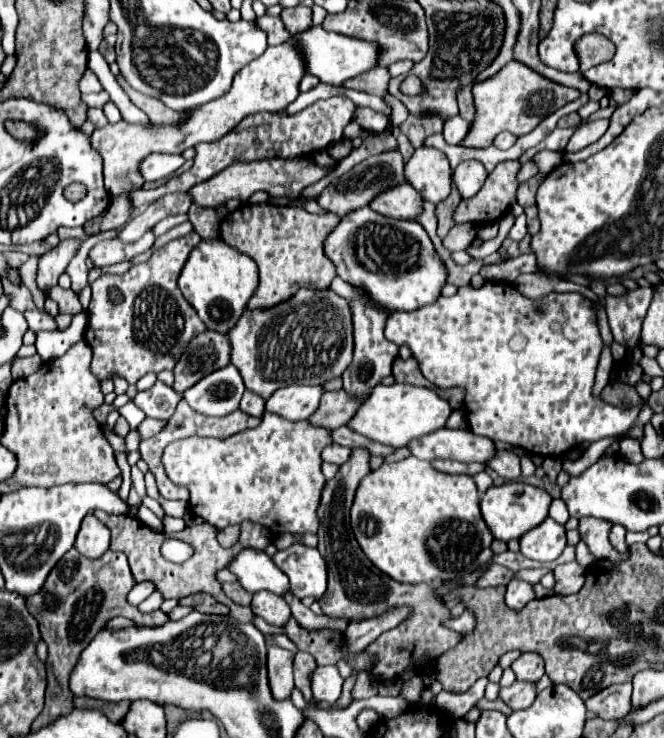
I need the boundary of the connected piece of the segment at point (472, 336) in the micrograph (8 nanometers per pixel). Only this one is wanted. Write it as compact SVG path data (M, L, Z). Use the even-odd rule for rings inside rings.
M485 282L481 288L473 288L471 284L461 286L455 296L451 298L439 298L433 304L427 304L425 308L417 308L417 312L393 312L387 320L385 336L395 342L397 346L407 346L411 350L411 356L419 362L421 374L435 384L437 388L463 388L465 390L465 412L467 418L471 418L471 430L479 436L487 436L493 442L505 442L515 444L523 448L529 454L539 456L563 456L567 450L573 450L577 444L583 442L597 442L603 438L633 438L637 442L643 440L643 424L637 424L637 416L641 412L641 406L635 408L617 408L601 400L601 396L593 396L593 384L595 384L595 372L599 366L599 354L601 354L601 336L597 330L595 320L595 308L593 304L581 296L579 292L551 292L545 294L539 300L531 300L523 296L515 286L511 284L497 284L497 282Z

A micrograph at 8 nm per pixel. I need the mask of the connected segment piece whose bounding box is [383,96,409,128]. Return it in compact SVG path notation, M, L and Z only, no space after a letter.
M385 96L383 102L391 108L391 126L393 128L401 126L407 120L407 116L409 116L409 110L405 108L405 104L401 104L395 96Z

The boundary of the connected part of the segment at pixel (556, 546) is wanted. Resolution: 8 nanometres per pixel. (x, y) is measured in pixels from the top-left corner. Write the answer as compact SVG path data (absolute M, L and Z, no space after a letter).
M547 518L537 528L521 536L521 554L537 562L553 562L567 546L565 528L553 518Z

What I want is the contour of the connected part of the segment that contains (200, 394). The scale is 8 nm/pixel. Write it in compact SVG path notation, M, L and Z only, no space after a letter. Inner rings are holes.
M233 364L211 372L195 386L191 386L183 398L187 404L205 416L225 416L239 408L239 400L245 392L243 380Z

